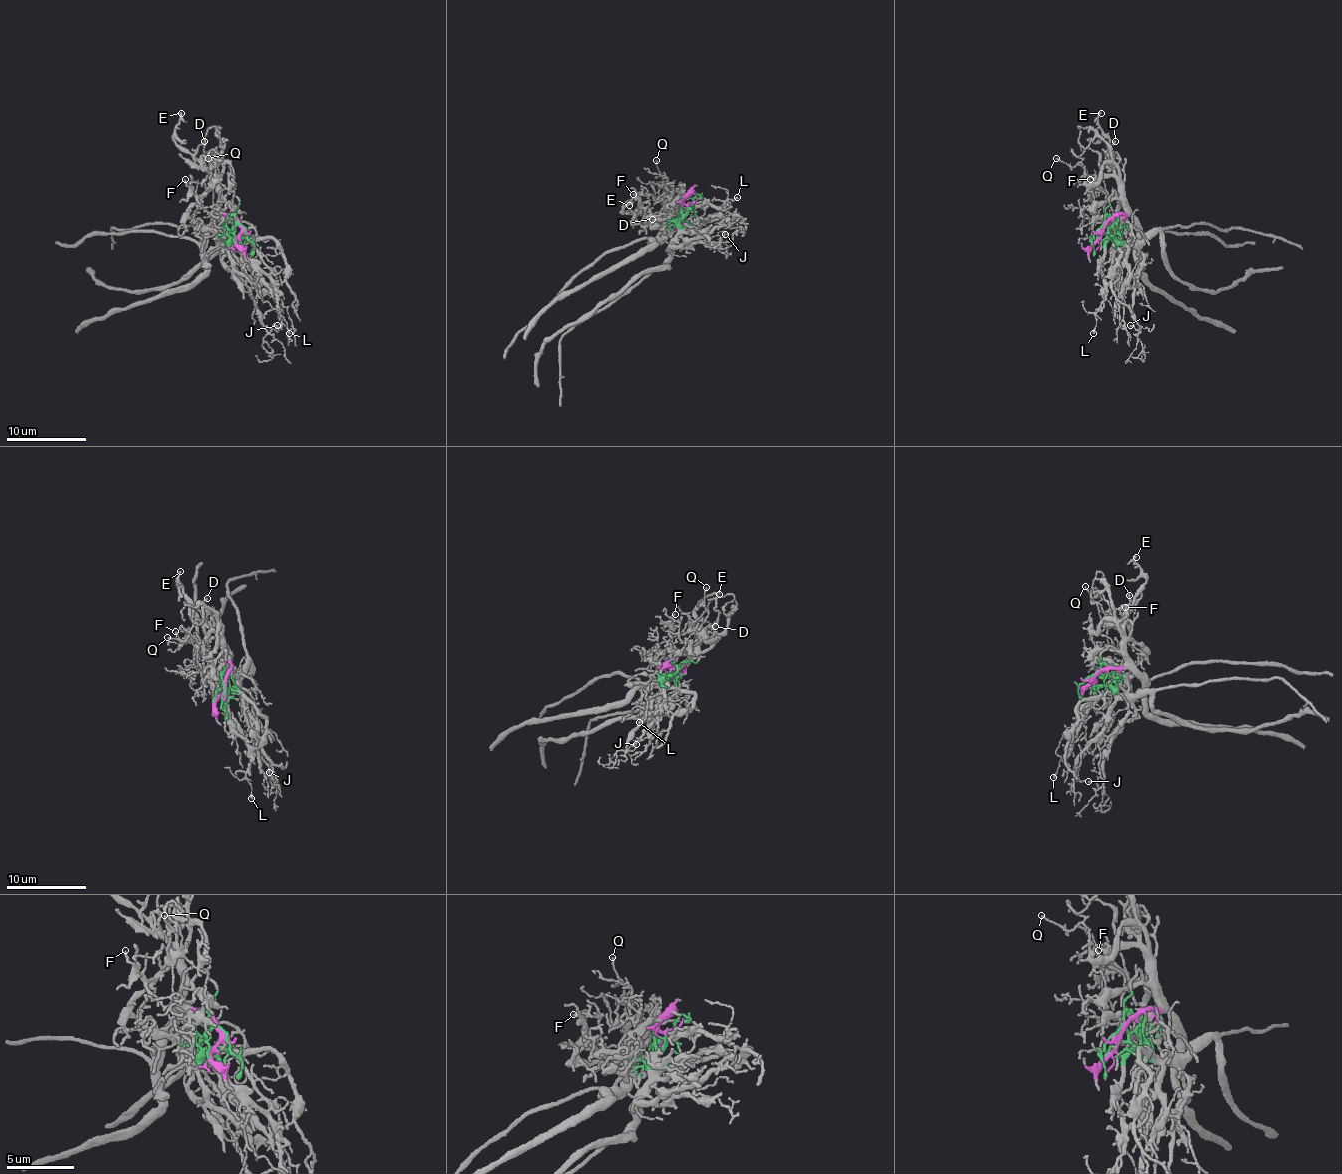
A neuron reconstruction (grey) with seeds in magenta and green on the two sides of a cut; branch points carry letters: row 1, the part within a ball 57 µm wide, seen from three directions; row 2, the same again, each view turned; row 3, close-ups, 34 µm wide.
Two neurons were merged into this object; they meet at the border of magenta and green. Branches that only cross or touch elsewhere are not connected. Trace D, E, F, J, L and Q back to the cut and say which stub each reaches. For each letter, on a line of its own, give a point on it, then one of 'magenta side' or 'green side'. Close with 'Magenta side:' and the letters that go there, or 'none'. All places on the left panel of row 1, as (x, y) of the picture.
D: place (204, 141); magenta side
E: place (181, 113); magenta side
F: place (185, 179); magenta side
J: place (277, 325); green side
L: place (289, 333); green side
Q: place (208, 158); magenta side
Magenta side: D, E, F, Q

